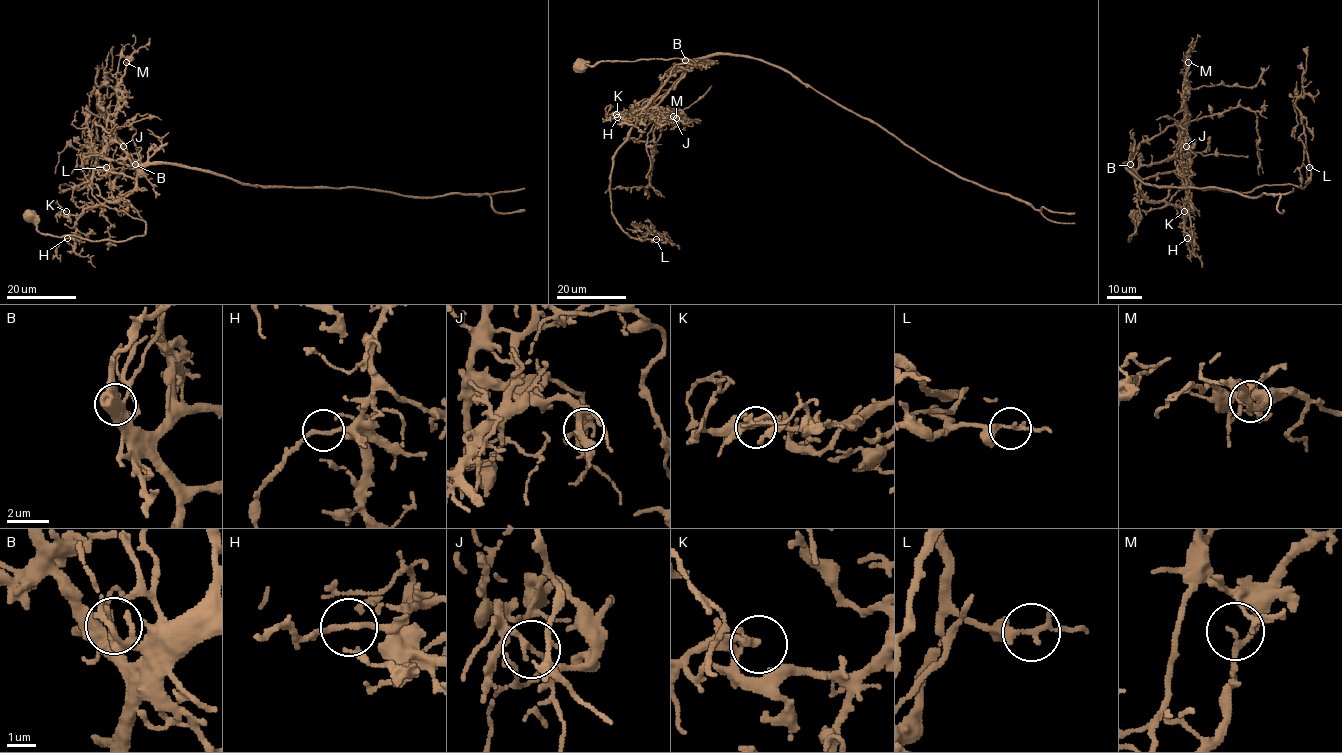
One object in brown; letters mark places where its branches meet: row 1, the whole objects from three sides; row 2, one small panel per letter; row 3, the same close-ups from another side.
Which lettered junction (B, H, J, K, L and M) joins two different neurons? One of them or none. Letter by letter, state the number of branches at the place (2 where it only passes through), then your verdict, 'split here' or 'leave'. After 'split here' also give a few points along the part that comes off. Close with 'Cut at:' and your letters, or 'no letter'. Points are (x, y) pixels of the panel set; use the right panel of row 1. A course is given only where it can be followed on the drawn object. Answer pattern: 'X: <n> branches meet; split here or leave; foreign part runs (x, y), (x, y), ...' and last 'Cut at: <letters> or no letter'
B: 2 branches meet; leave
H: 2 branches meet; leave
J: 2 branches meet; split here; foreign part runs (1186, 146), (1181, 142), (1157, 163), (1124, 164), (1159, 186), (1279, 194), (1277, 208), (1283, 209)
K: 2 branches meet; leave
L: 2 branches meet; leave
M: 2 branches meet; leave
Cut at: J

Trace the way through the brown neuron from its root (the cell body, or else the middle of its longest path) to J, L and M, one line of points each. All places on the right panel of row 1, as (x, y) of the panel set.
J: (1136, 216), (1136, 233), (1129, 241), (1136, 231), (1134, 214), (1162, 208), (1187, 179), (1186, 146)
L: (1136, 216), (1129, 241), (1134, 214), (1162, 208), (1187, 181), (1228, 192), (1302, 188), (1309, 167)
M: (1136, 216), (1136, 233), (1129, 241), (1136, 231), (1134, 214), (1162, 208), (1187, 179), (1188, 62)

